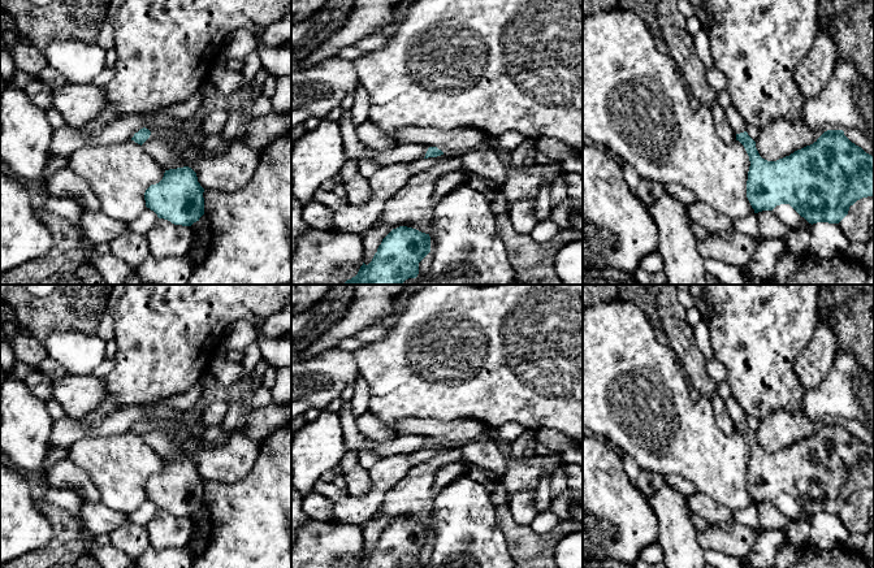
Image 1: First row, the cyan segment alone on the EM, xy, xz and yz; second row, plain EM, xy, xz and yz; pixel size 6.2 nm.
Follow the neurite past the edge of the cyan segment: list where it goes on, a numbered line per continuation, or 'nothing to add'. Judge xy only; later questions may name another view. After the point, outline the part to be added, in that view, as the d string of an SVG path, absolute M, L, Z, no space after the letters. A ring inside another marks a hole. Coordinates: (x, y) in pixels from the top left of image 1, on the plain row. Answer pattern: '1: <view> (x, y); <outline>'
nothing to add

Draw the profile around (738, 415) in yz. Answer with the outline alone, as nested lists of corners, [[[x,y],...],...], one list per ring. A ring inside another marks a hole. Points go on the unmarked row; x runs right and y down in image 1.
[[[730,396],[726,400],[726,406],[735,426],[745,422],[747,415],[744,409],[739,406],[739,402],[734,396]]]

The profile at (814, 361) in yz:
[[[819,320],[806,347],[797,355],[793,370],[804,390],[818,386],[832,368],[836,356],[836,337],[823,320]]]

